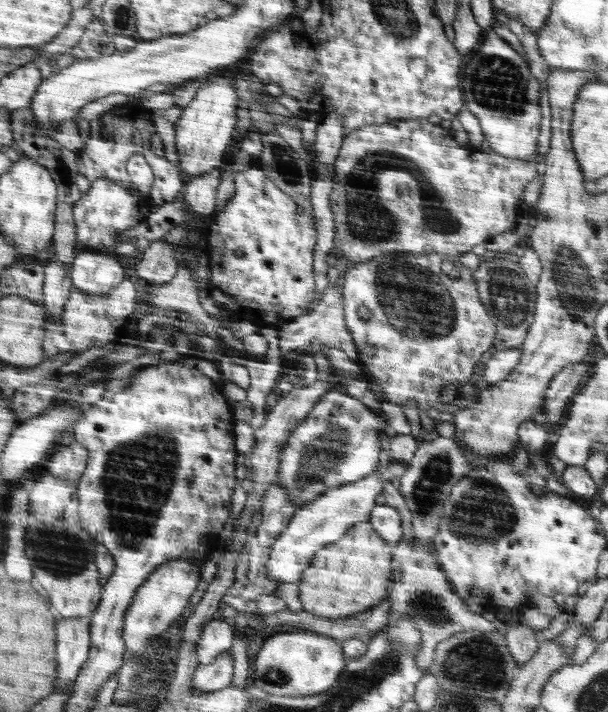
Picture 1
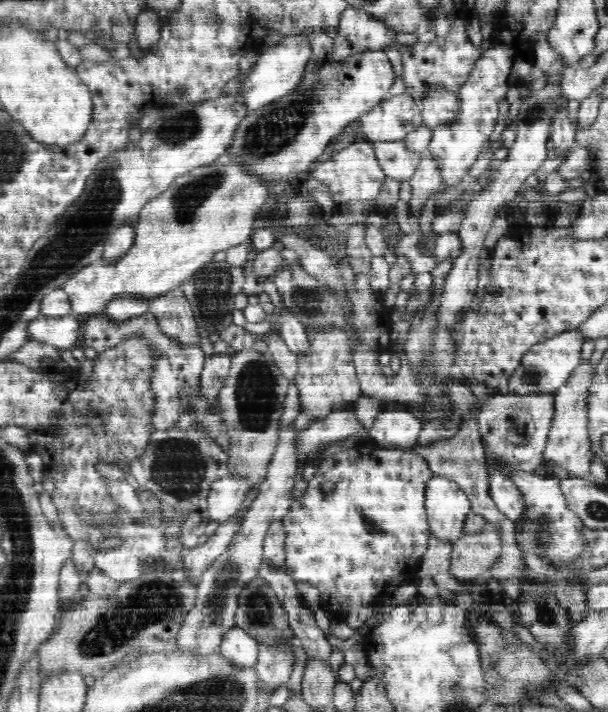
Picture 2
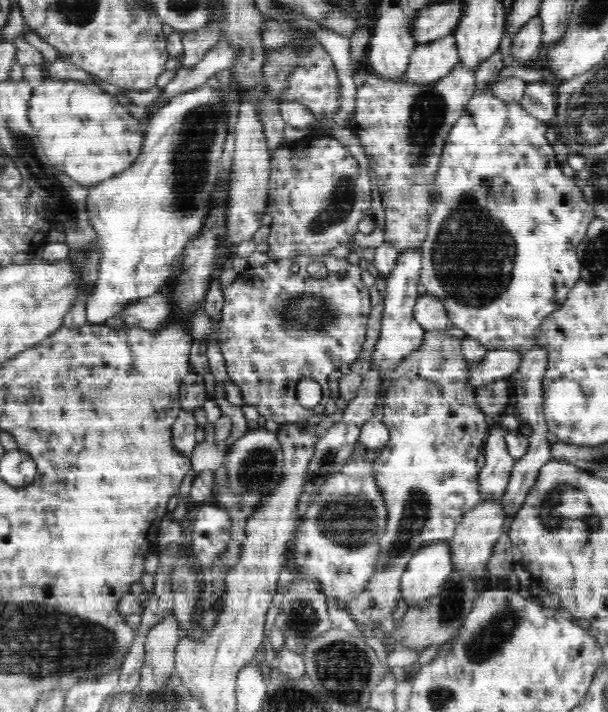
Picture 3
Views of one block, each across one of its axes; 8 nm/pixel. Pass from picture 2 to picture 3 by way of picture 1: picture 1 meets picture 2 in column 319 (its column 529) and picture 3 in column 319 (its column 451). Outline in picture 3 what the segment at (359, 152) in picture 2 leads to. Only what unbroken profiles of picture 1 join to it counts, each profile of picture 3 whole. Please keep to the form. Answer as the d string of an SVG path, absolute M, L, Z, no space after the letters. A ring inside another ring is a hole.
M321 131L314 134L306 135L298 142L290 142L282 145L282 148L276 148L276 152L272 152L271 156L271 173L268 180L267 190L267 211L272 217L272 224L270 227L270 235L267 237L269 249L267 254L271 260L285 259L286 257L295 257L300 255L328 255L332 248L336 248L341 244L351 243L352 239L360 234L358 231L358 224L366 218L372 216L370 210L370 177L366 170L360 167L358 159L354 159L348 148L338 142L332 135L323 135Z

